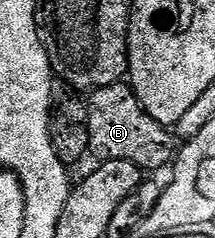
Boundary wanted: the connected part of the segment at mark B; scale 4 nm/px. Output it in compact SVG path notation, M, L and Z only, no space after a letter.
M114 82L111 86L97 88L90 91L86 103L89 112L90 153L96 154L96 159L129 160L129 164L137 164L144 172L172 165L177 154L172 131L149 116L130 85Z

